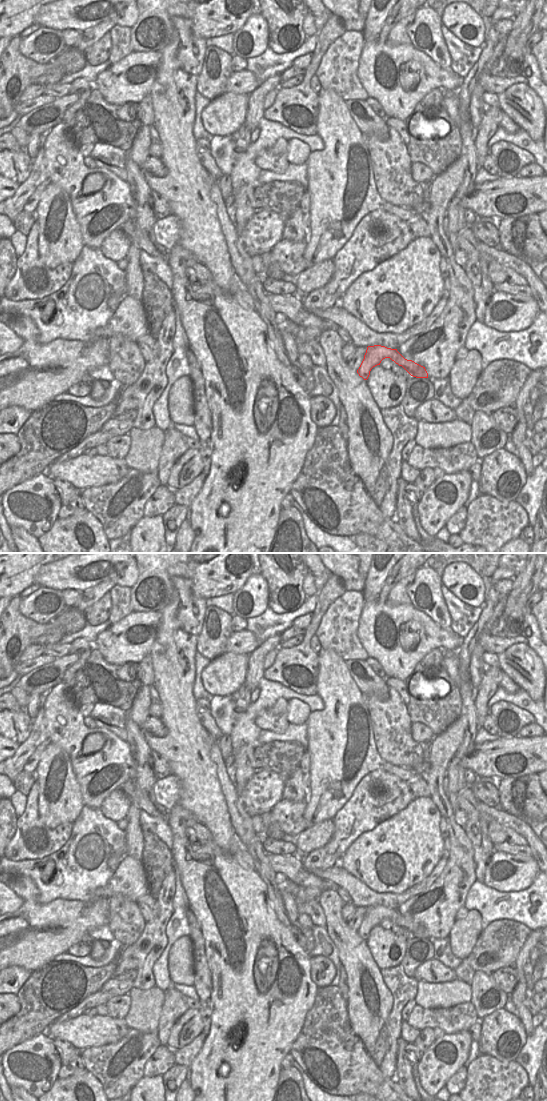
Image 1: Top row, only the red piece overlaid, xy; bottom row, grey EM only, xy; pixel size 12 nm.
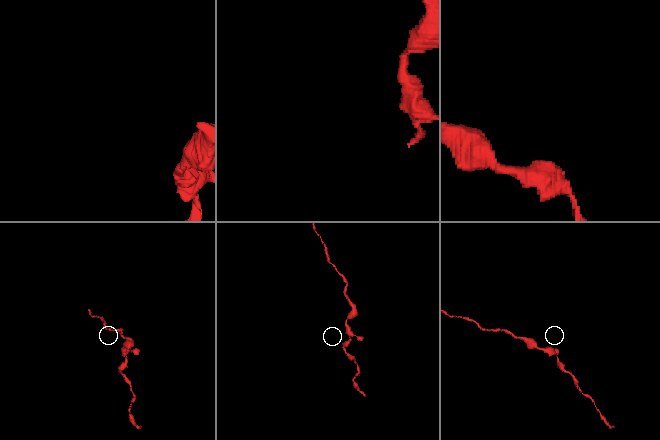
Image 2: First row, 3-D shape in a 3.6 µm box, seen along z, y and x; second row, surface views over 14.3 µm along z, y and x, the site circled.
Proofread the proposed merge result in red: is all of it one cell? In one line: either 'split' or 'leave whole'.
leave whole

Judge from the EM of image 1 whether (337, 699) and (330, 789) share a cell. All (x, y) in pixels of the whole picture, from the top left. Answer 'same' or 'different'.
same

